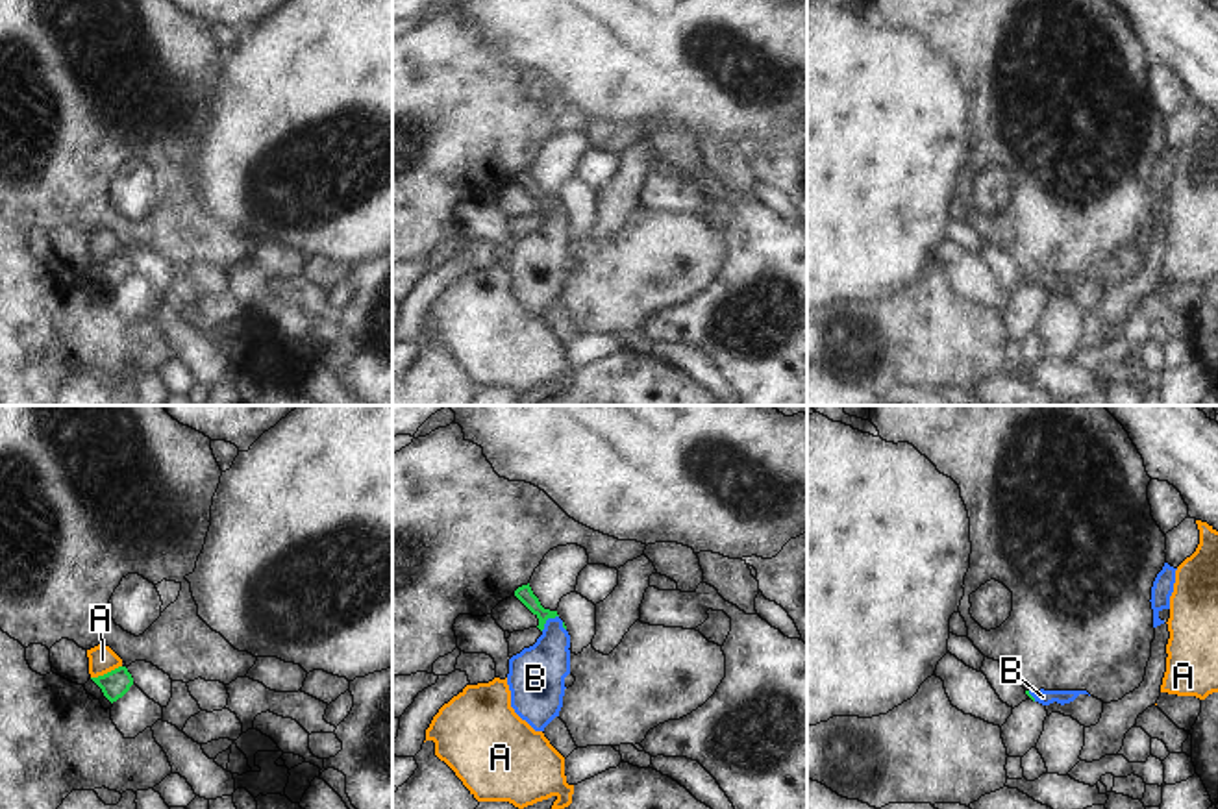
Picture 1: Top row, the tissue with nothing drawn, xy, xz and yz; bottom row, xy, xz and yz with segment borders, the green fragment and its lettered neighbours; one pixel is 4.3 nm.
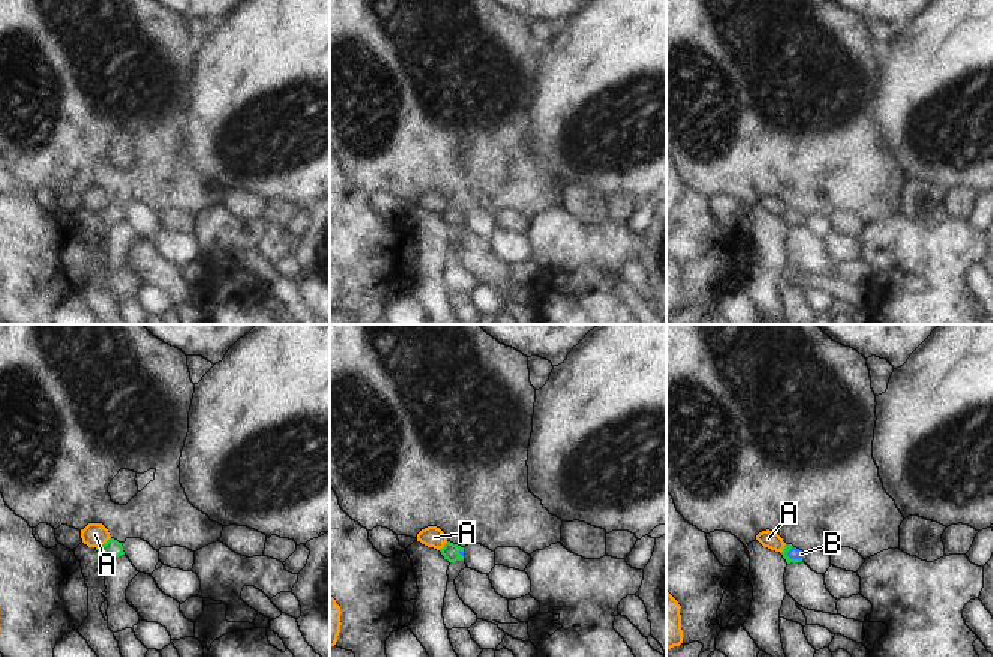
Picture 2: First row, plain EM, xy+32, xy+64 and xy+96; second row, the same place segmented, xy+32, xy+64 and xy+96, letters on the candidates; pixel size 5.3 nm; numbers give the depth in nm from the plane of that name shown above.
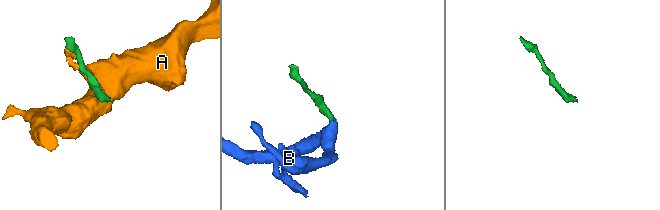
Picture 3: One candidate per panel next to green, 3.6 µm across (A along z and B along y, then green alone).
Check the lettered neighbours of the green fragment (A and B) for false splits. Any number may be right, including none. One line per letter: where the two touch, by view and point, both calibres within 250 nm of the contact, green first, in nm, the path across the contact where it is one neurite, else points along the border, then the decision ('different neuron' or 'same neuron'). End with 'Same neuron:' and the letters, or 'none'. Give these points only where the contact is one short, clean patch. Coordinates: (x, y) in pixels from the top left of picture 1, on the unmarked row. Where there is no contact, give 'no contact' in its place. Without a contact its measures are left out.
A: meets green in xy at (108, 258); 120 nm thick on the green side, 120 nm on the other; different neuron
B: meets green in xz at (546, 204); 70 nm thick on the green side, 240 nm on the other; runs through xz (524, 178), (546, 204), (548, 247), (537, 260); same neuron
Same neuron: B

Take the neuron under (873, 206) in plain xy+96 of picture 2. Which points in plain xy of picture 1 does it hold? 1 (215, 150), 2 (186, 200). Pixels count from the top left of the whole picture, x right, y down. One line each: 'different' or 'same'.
1: different
2: same

